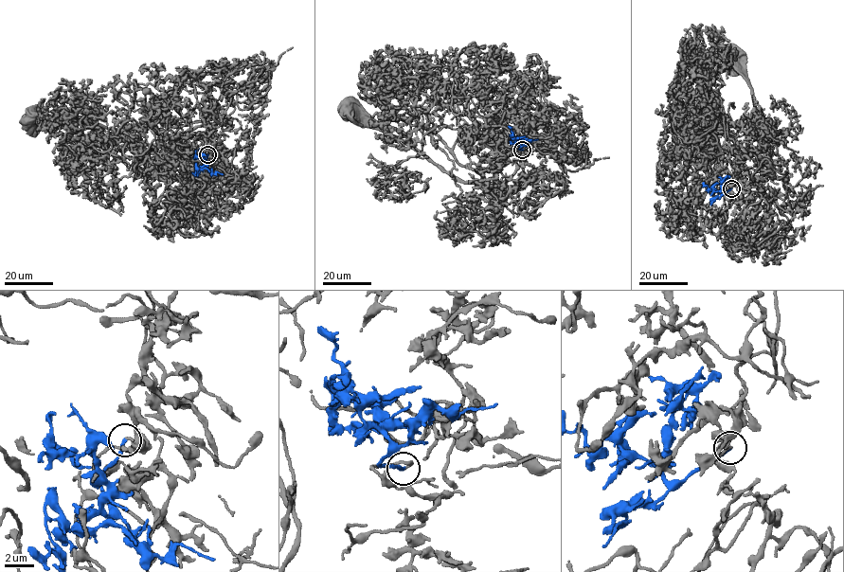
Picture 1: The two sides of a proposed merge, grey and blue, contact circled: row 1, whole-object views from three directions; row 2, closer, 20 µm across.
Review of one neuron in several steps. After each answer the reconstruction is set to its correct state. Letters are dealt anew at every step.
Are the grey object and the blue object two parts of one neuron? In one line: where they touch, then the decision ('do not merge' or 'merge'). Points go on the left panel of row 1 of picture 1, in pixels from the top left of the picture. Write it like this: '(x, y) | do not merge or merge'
(207, 154) | merge

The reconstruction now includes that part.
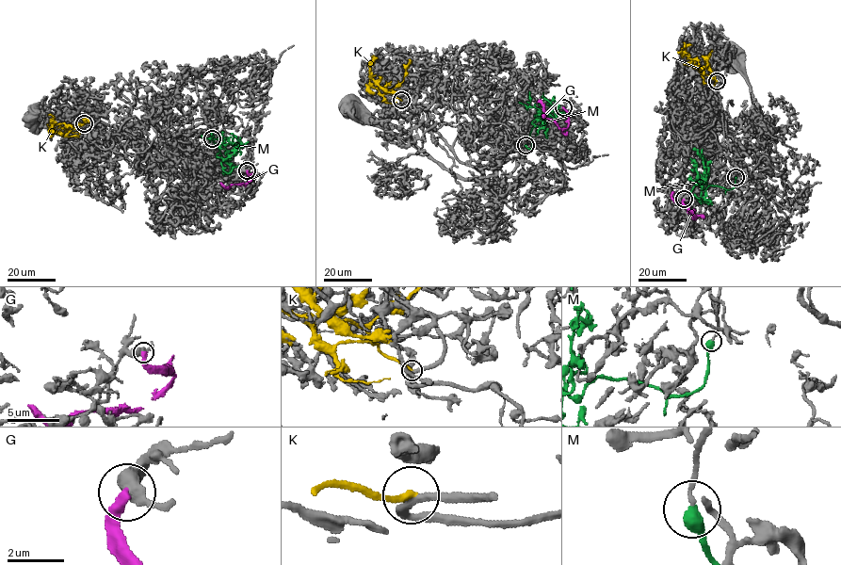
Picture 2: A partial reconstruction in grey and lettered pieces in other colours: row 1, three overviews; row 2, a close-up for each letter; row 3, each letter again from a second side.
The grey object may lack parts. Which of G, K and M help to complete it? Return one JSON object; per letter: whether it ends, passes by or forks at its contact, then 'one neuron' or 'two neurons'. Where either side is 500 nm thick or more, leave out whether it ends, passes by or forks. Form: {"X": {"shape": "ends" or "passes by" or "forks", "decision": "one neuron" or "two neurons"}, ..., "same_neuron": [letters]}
{"G": {"shape": "ends", "decision": "two neurons"}, "K": {"shape": "ends", "decision": "two neurons"}, "M": {"shape": "ends", "decision": "one neuron"}, "same_neuron": ["M"]}

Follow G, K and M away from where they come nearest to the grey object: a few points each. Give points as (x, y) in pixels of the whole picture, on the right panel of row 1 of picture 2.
G: (684, 200), (686, 206), (696, 217), (677, 204), (672, 197), (673, 191)
K: (717, 81), (713, 74), (703, 74), (698, 60), (681, 56), (681, 49), (684, 47)
M: (735, 177), (732, 188), (703, 189), (700, 186), (705, 174), (697, 180), (690, 158)

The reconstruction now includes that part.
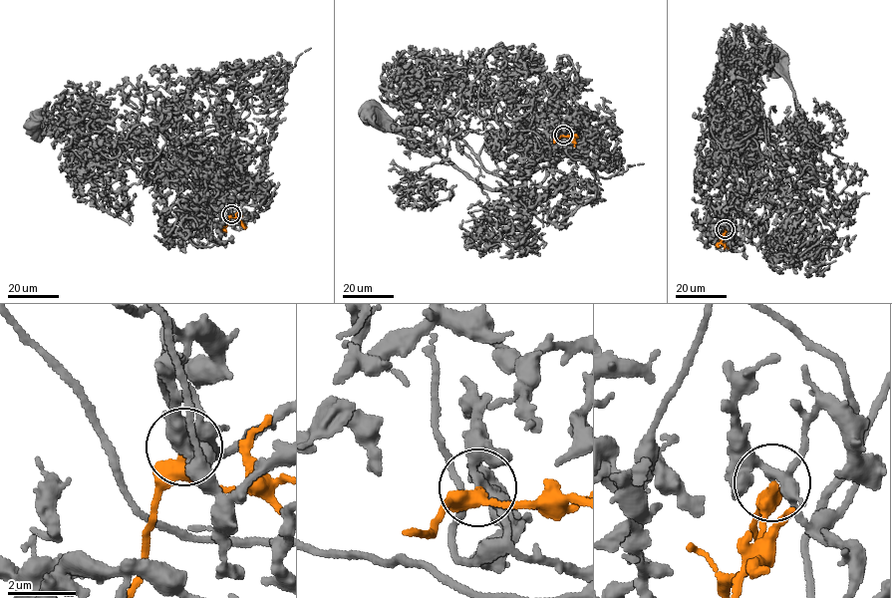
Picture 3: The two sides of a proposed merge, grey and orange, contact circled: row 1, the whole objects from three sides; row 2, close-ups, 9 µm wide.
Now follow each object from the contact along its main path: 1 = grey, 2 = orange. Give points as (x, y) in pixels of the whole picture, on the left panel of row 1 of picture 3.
1: (231, 214), (214, 201), (216, 191), (204, 200), (197, 163), (177, 159), (181, 152), (89, 122), (34, 124)
2: (231, 214), (244, 225)

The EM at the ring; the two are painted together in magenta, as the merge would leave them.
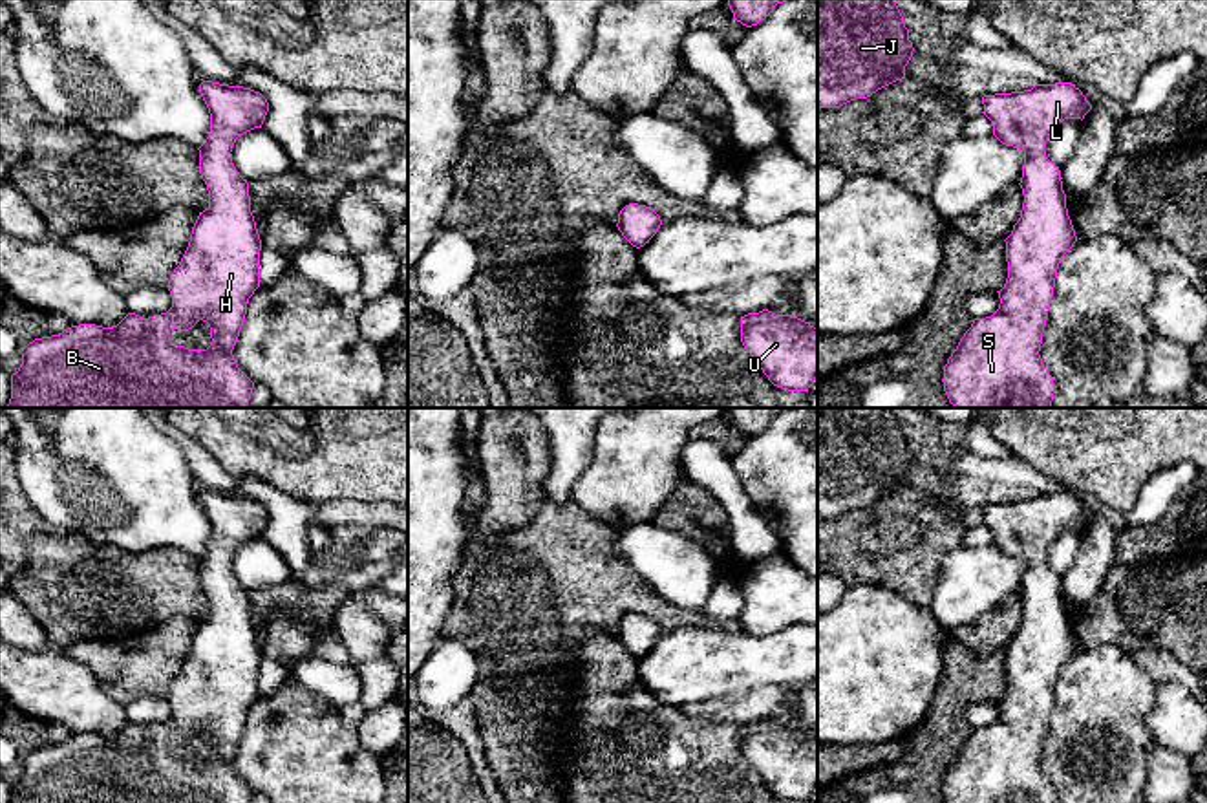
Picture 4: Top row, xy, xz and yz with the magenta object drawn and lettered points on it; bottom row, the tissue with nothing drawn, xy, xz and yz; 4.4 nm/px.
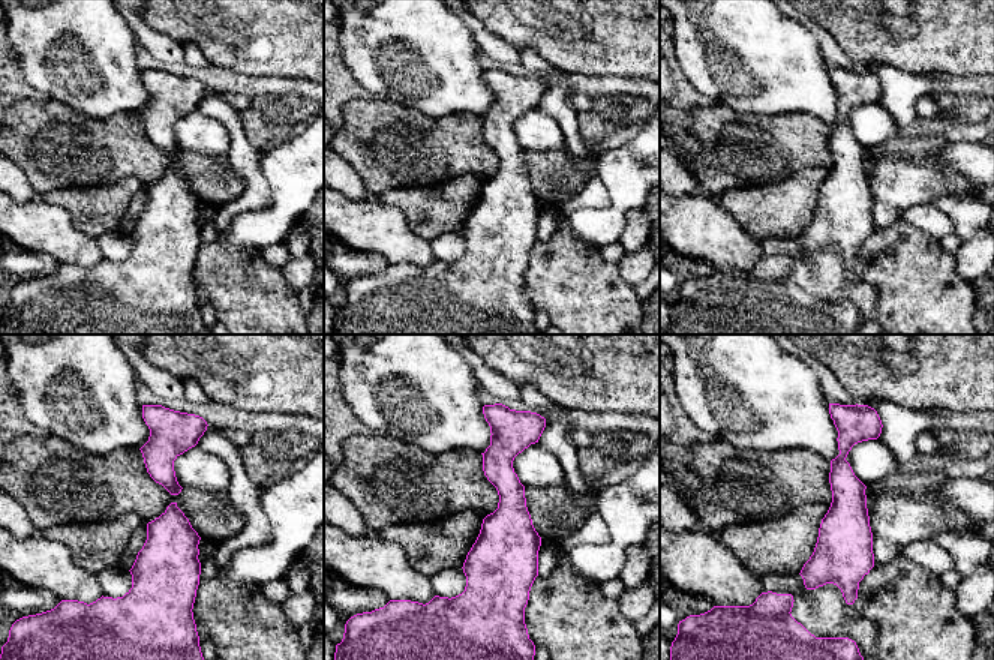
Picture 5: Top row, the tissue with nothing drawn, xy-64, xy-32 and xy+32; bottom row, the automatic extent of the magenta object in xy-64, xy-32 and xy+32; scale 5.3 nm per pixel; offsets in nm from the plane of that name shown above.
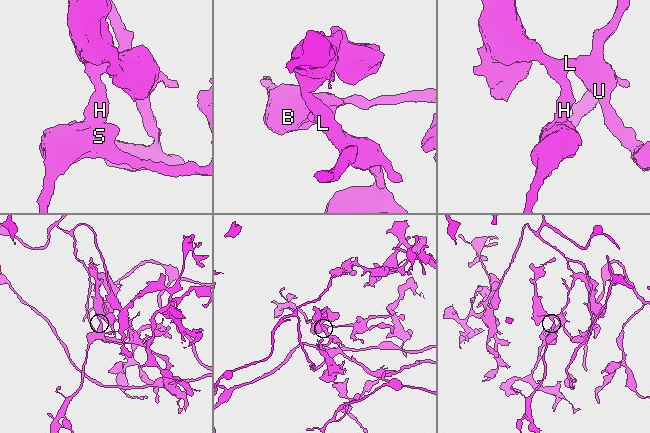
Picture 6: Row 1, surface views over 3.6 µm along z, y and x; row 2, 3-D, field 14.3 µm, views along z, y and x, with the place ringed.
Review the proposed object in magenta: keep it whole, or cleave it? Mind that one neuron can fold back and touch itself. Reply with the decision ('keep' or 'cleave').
keep

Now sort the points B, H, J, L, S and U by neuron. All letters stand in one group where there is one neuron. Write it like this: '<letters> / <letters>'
B H J L S U

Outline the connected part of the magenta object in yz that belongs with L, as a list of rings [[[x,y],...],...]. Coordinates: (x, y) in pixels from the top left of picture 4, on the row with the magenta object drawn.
[[[1072,82],[984,95],[993,135],[1024,154],[1024,203],[1006,241],[1008,278],[999,309],[975,318],[944,366],[953,408],[1052,408],[1055,384],[1039,355],[1057,269],[1077,241],[1066,209],[1061,170],[1046,157],[1046,141],[1064,119],[1092,110]]]

